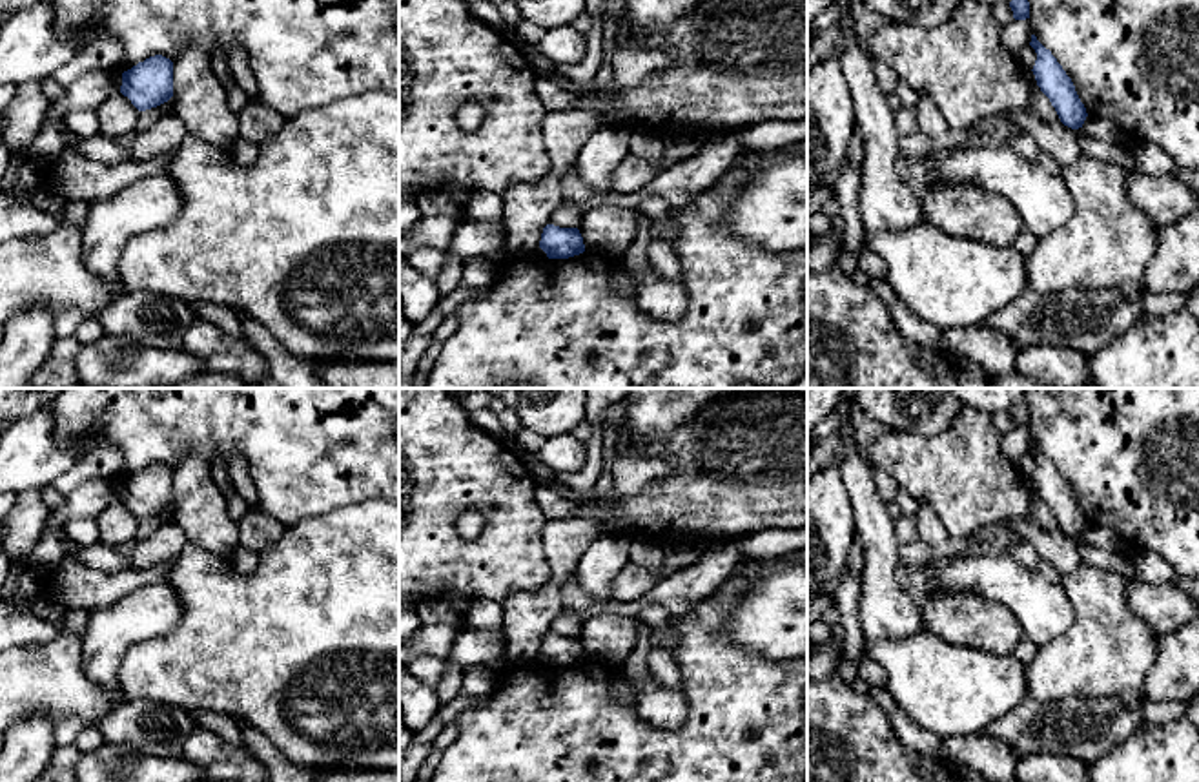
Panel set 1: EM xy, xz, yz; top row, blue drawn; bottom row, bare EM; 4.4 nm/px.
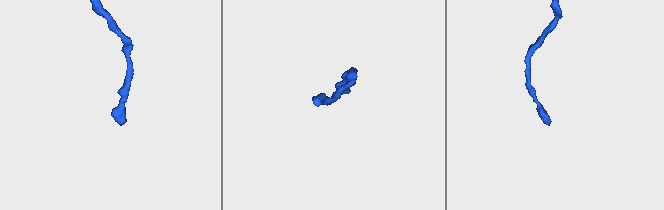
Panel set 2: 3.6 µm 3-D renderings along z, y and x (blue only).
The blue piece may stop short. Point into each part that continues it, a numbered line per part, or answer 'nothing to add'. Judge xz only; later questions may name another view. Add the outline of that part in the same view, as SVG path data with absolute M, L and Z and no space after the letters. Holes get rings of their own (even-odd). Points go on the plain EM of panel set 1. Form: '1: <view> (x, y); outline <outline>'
nothing to add

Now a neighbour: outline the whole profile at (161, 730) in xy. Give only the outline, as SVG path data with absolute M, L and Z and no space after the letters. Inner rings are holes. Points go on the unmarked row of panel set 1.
M122 698L98 724L109 744L124 744L160 758L182 756L195 722L180 707Z

